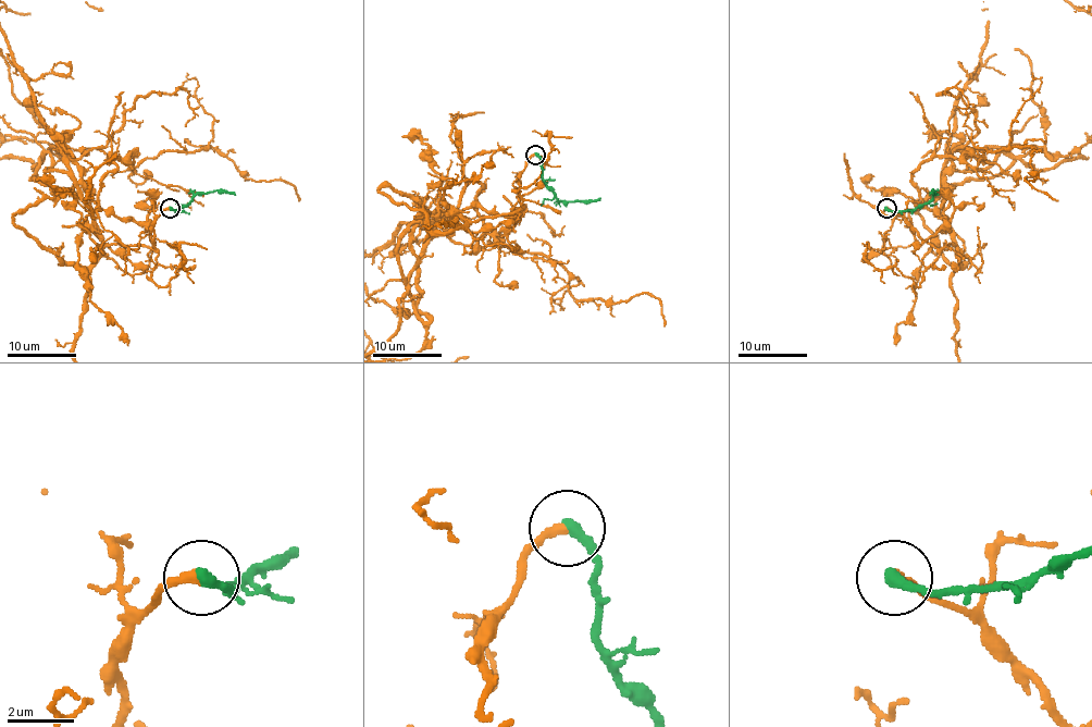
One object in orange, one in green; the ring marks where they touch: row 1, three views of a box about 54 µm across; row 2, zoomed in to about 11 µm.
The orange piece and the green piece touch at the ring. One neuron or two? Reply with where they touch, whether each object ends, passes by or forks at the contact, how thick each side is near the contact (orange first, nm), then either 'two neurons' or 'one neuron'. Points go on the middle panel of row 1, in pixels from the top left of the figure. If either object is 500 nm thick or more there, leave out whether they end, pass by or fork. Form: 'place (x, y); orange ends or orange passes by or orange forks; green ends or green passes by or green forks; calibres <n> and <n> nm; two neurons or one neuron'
place (535, 155); orange ends; green ends; calibres 300 and 360 nm; one neuron

